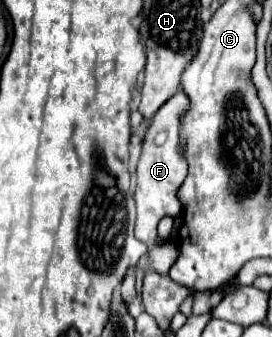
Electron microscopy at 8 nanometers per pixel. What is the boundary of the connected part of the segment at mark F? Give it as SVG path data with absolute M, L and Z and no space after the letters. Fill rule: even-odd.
M181 89L157 111L157 115L151 121L151 129L143 141L143 151L137 165L137 189L135 189L135 203L137 203L137 225L135 225L135 237L149 247L151 267L153 271L167 275L171 265L175 263L179 255L177 242L169 241L163 245L157 245L157 223L161 217L171 215L177 217L183 212L183 207L175 191L185 179L185 155L181 153L181 113L189 109L189 97L181 93Z

